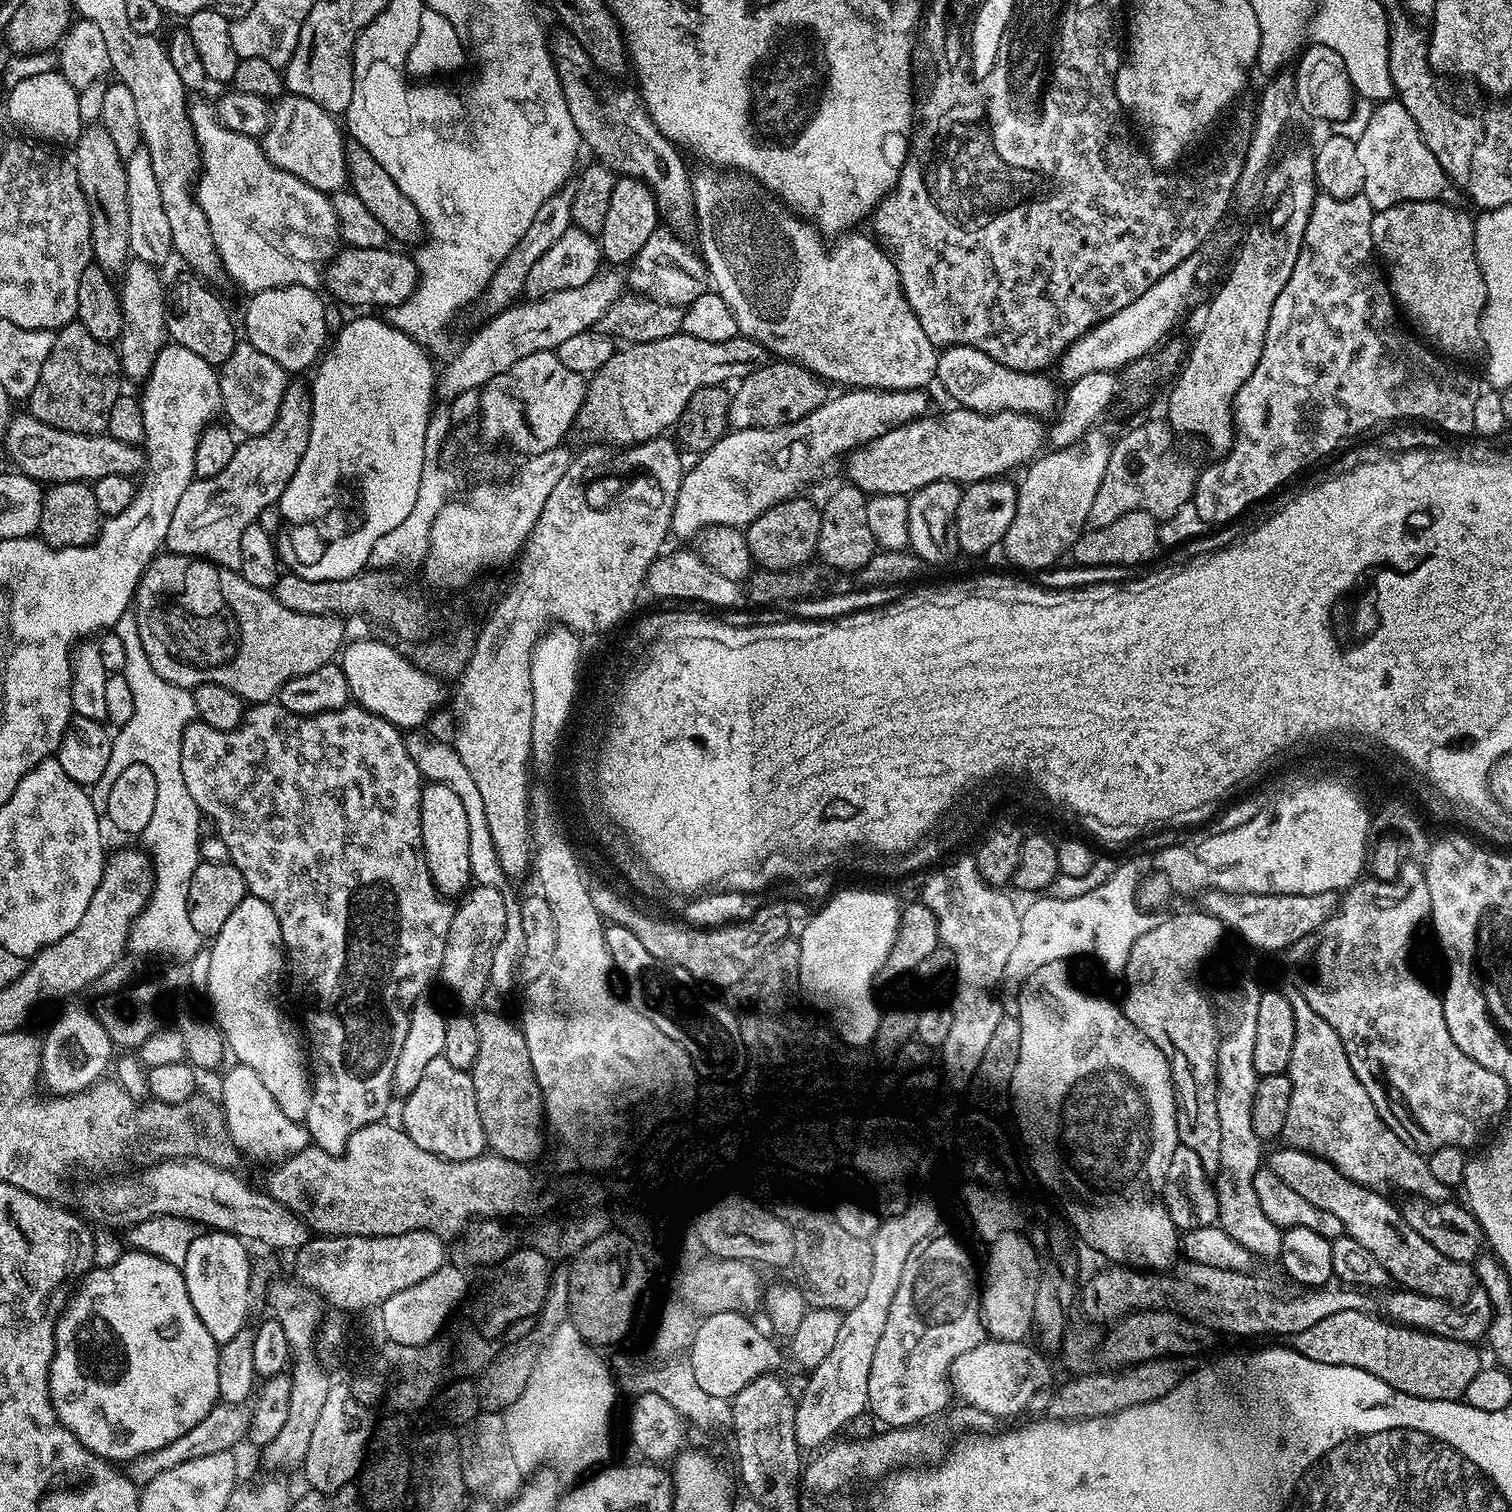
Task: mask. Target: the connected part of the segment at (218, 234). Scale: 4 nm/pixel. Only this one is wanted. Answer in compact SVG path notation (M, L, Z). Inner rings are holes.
M193 103L188 109L188 116L200 143L202 171L194 184L196 205L208 219L223 275L229 276L244 294L295 284L319 289L322 273L328 261L335 257L342 240L340 223L336 221L329 193L319 192L314 186L302 182L302 178L294 178L294 174L274 166L253 137L238 134L220 123L211 103Z

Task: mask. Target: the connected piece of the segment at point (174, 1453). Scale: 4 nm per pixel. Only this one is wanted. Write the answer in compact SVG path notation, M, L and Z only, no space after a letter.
M217 1403L215 1408L211 1408L191 1430L186 1430L182 1438L174 1438L166 1446L162 1446L153 1452L147 1452L141 1456L135 1456L134 1459L127 1461L126 1475L133 1484L143 1486L149 1484L155 1476L170 1470L174 1466L180 1466L182 1462L188 1462L194 1458L200 1458L206 1454L216 1454L218 1452L228 1452L236 1443L245 1439L248 1430L249 1409L243 1403L225 1404Z

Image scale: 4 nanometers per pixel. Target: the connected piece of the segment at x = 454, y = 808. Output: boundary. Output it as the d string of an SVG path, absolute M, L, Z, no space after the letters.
M425 783L420 789L420 846L424 862L428 865L428 872L445 897L459 897L473 879L470 858L467 857L469 835L465 807L451 790L451 786Z

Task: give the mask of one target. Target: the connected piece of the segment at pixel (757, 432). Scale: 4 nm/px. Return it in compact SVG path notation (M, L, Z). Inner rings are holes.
M852 388L841 392L844 392L841 396L833 395L822 406L818 406L818 410L806 414L806 418L793 424L783 424L777 428L738 428L714 442L714 446L710 446L697 459L700 461L693 468L691 465L684 473L684 481L680 484L676 499L676 511L672 513L671 535L692 538L703 528L719 524L731 528L747 526L757 520L766 509L782 503L783 500L793 499L797 495L796 487L810 483L827 464L834 463L836 459L839 461L845 454L853 452L862 444L869 444L891 428L919 420L929 411L929 393L918 388L894 391Z

